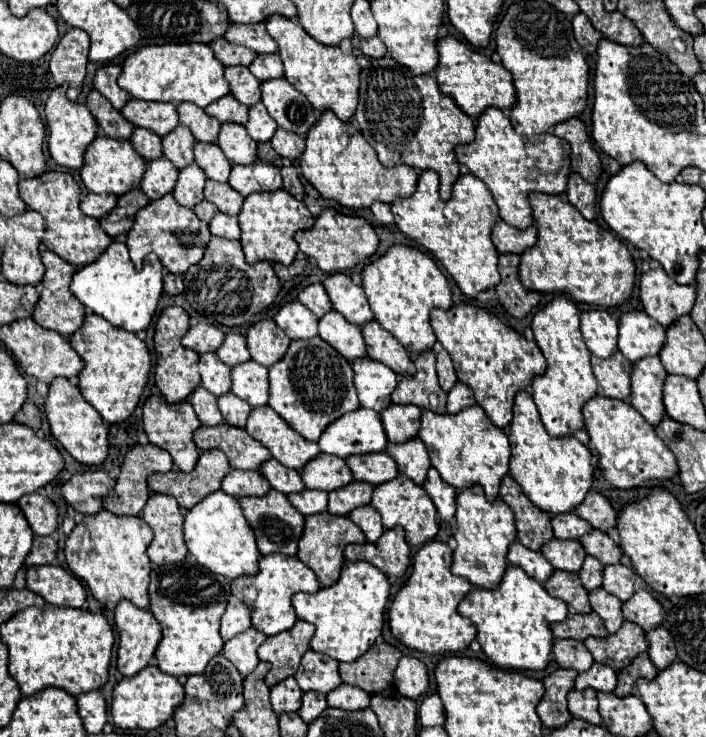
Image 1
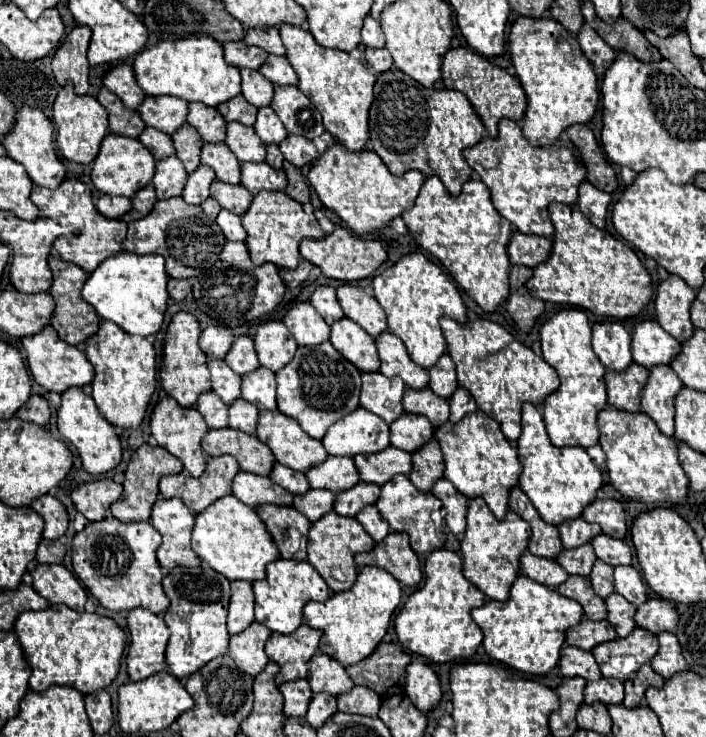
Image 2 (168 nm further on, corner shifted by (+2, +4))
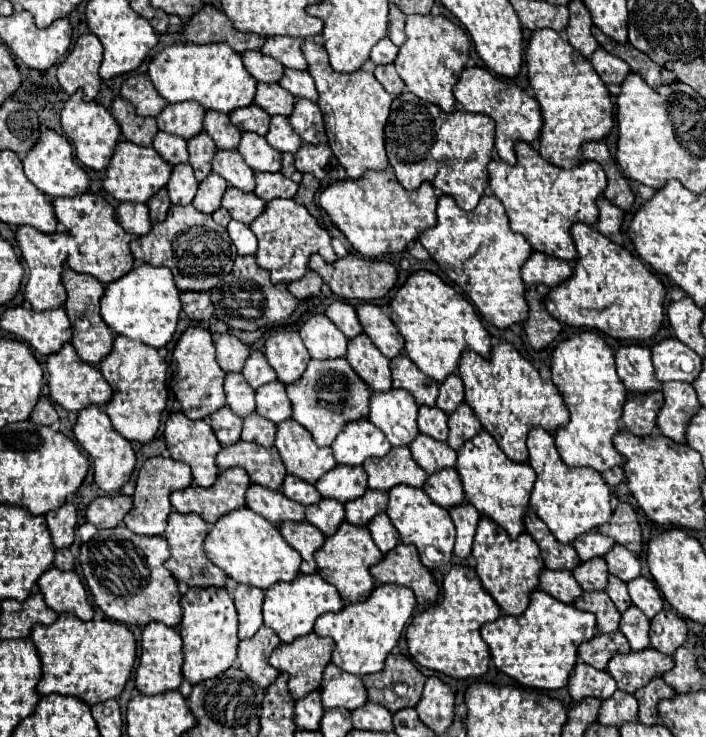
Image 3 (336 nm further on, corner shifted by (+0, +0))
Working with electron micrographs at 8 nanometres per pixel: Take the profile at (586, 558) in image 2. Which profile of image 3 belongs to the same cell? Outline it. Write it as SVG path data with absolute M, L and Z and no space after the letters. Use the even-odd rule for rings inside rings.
M605 559L585 561L573 571L573 577L583 587L583 591L603 591L607 587L607 579L609 579L607 563L605 563Z

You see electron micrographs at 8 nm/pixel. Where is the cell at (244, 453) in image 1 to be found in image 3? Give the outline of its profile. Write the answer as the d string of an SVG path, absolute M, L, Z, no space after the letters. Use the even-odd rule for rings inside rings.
M239 441L231 447L223 447L217 455L217 467L231 469L231 467L243 467L251 481L267 487L271 491L279 491L281 483L287 475L285 465L275 451L275 447L261 447L257 443Z

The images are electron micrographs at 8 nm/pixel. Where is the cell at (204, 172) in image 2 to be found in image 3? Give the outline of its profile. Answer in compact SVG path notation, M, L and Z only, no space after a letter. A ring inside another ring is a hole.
M211 173L205 181L201 181L197 195L193 199L193 207L199 209L201 213L213 213L221 207L225 191L227 191L227 181L221 175Z

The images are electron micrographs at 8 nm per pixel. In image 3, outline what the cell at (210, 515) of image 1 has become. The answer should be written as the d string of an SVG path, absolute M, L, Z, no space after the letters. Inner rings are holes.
M247 507L231 511L213 525L205 539L205 553L233 581L247 583L263 591L279 581L291 583L299 575L301 565L301 555L285 543L279 533L279 525L273 525Z

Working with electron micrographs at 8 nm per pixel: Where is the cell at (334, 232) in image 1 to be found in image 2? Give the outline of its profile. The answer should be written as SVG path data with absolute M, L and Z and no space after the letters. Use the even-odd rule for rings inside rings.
M335 225L331 233L327 233L323 239L303 239L299 245L299 251L303 259L317 265L325 277L339 279L339 281L357 281L363 277L373 275L373 271L387 259L387 253L377 239L363 239L349 229Z

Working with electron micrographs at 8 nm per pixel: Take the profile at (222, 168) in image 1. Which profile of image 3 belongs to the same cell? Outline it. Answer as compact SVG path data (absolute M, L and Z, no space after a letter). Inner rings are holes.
M217 151L213 157L213 173L241 191L253 191L255 187L255 171L241 159L239 151Z

